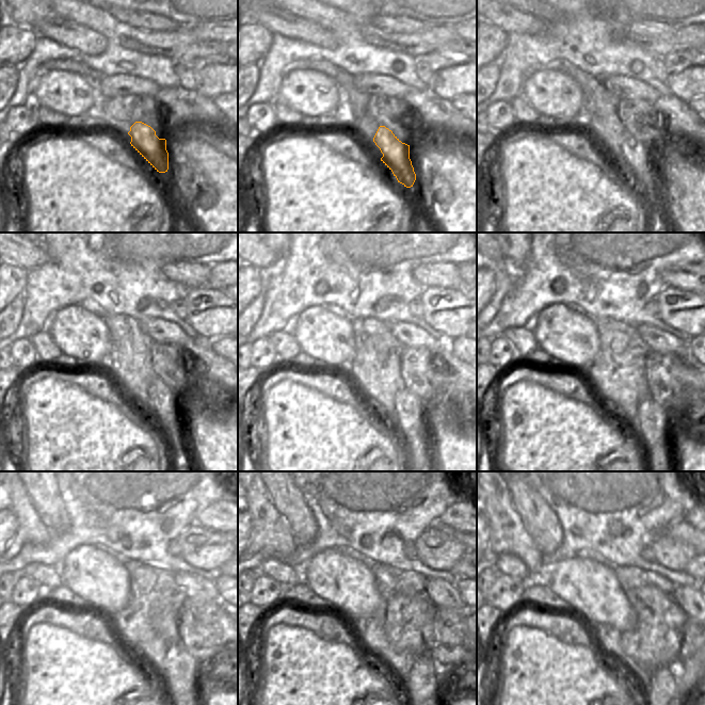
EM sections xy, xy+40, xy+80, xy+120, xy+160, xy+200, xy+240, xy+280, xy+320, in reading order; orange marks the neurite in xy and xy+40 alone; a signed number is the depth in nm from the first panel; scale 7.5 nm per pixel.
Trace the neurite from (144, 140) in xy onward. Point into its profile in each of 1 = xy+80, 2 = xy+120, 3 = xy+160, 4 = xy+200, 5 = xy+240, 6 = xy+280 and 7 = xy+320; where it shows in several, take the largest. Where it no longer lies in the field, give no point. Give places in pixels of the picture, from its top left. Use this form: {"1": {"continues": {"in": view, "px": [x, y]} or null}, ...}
{"1": {"continues": {"in": "xy+80", "px": [640, 161]}}, "2": {"continues": {"in": "xy+120", "px": [169, 409]}}, "3": {"continues": {"in": "xy+160", "px": [412, 422]}}, "4": {"continues": {"in": "xy+200", "px": [656, 430]}}, "5": {"continues": {"in": "xy+240", "px": [180, 667]}}, "6": {"continues": {"in": "xy+280", "px": [422, 681]}}, "7": {"continues": {"in": "xy+320", "px": [665, 673]}}}

